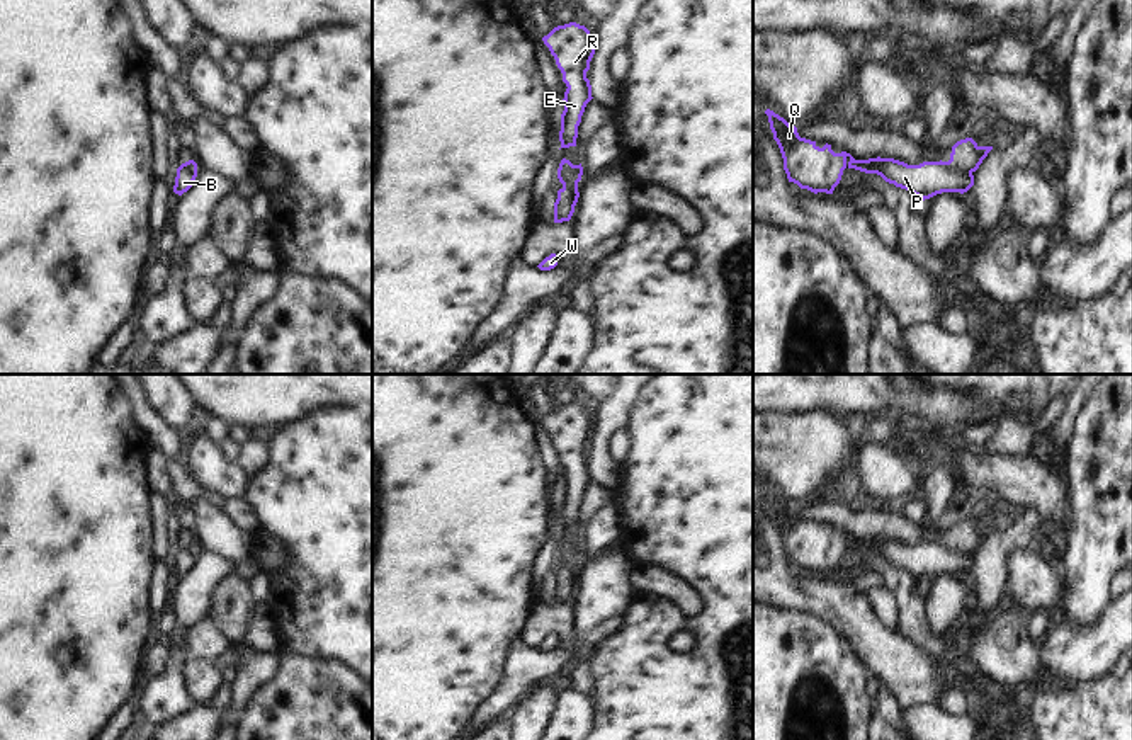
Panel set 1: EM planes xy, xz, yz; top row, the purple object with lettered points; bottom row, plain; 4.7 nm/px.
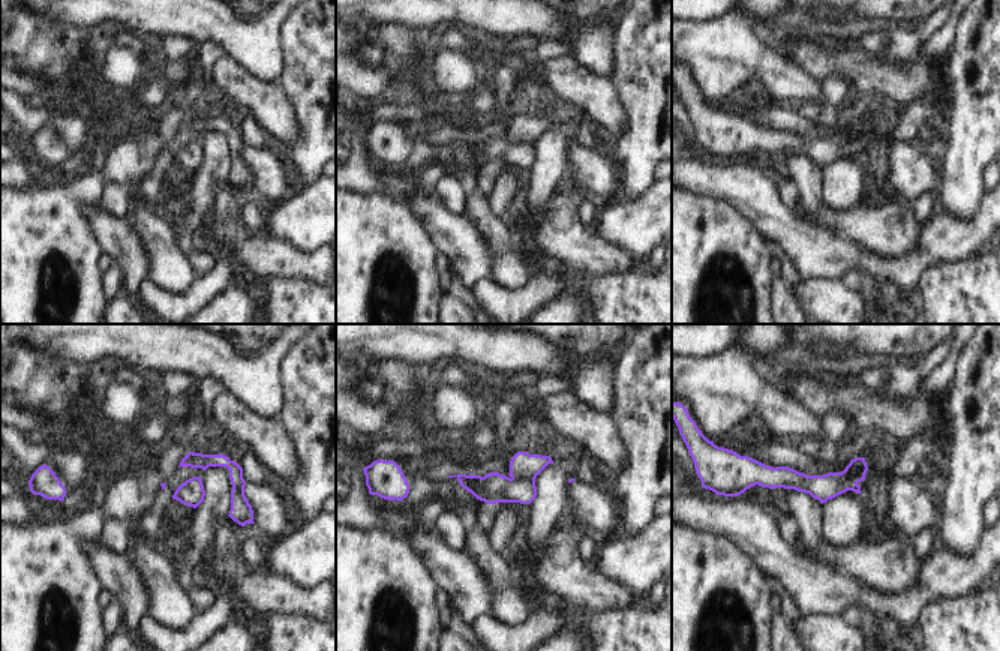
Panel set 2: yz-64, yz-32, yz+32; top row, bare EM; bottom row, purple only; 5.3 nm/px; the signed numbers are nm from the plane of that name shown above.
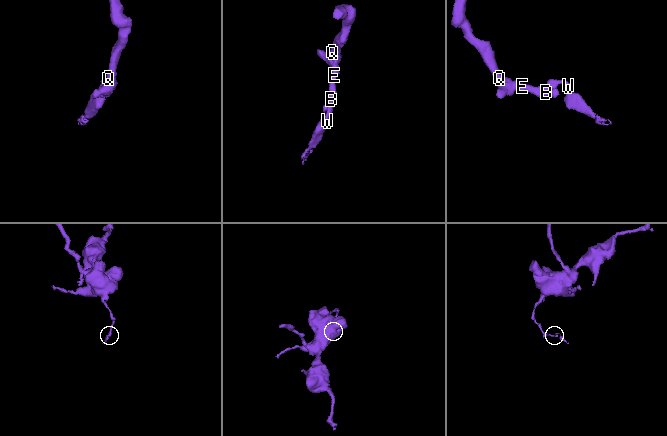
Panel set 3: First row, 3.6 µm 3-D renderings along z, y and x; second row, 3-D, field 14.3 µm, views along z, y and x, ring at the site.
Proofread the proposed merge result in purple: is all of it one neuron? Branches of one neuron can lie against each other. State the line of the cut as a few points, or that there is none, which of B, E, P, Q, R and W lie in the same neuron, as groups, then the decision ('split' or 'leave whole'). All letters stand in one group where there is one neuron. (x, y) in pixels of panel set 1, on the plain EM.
cut yz (945, 543), (956, 552), (971, 555); groups B E P Q R / W; split

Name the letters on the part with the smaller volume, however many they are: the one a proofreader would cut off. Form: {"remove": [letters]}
{"remove": ["W"]}

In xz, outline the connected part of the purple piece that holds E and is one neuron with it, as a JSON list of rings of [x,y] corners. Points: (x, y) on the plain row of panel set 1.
[[[569,403],[554,408],[542,418],[556,441],[566,464],[564,492],[561,495],[561,529],[576,527],[578,507],[591,478],[591,466],[586,459],[590,442],[595,435],[595,422],[585,407]]]

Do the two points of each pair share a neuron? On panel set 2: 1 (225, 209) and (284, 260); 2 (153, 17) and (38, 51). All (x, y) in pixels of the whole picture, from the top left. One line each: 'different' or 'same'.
1: same
2: different

